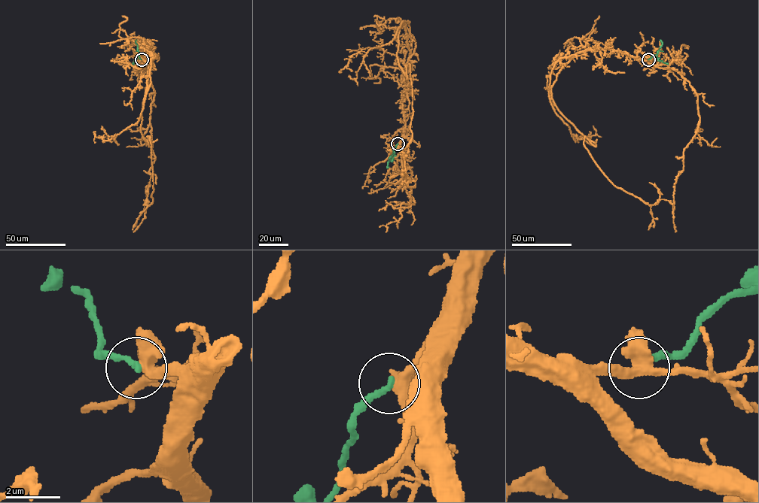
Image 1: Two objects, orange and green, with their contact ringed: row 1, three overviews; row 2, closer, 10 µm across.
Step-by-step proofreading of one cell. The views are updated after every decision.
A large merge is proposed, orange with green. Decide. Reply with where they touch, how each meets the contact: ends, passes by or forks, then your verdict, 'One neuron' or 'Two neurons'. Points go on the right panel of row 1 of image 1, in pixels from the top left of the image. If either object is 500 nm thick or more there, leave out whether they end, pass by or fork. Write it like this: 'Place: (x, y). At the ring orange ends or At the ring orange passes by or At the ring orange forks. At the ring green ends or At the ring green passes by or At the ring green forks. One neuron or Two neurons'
Place: (648, 59). At the ring orange forks. At the ring green ends. Two neurons

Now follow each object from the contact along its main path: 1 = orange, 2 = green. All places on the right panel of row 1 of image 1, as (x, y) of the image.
1: (648, 59), (580, 52), (551, 97), (614, 185), (672, 204), (675, 231)
2: (648, 59), (656, 54), (662, 43), (659, 39)

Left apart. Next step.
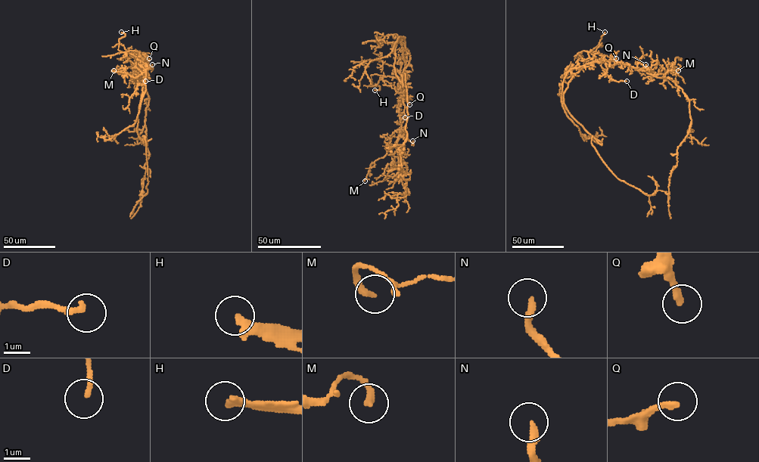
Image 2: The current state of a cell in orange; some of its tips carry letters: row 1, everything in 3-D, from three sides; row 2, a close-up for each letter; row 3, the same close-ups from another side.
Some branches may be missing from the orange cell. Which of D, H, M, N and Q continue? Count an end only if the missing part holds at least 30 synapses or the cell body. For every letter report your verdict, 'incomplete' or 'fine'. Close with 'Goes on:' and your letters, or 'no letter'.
D: fine
H: incomplete
M: fine
N: fine
Q: incomplete
Goes on: H, Q

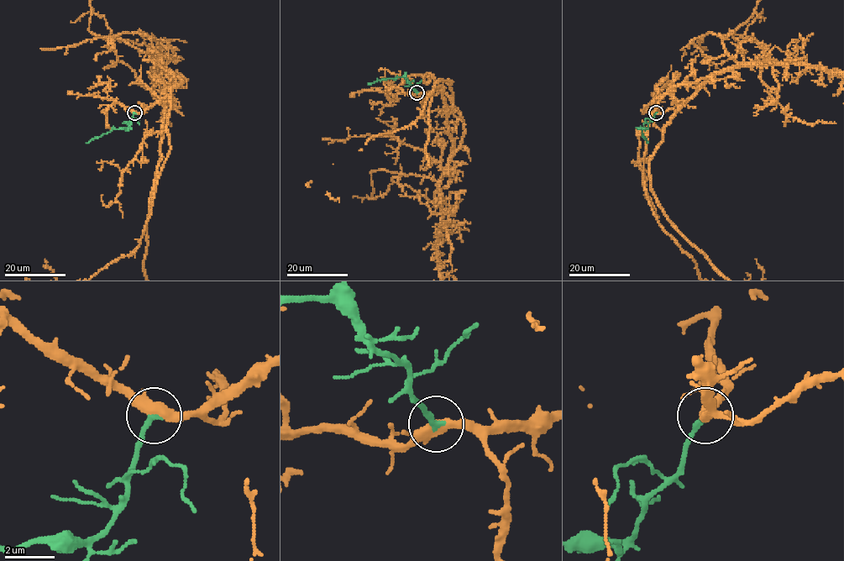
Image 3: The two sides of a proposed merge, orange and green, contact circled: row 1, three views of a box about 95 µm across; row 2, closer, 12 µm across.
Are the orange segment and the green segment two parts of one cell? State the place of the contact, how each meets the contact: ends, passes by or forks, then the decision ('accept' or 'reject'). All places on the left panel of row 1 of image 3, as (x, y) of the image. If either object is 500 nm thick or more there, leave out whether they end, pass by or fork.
place (134, 112); orange passes by; green ends; accept

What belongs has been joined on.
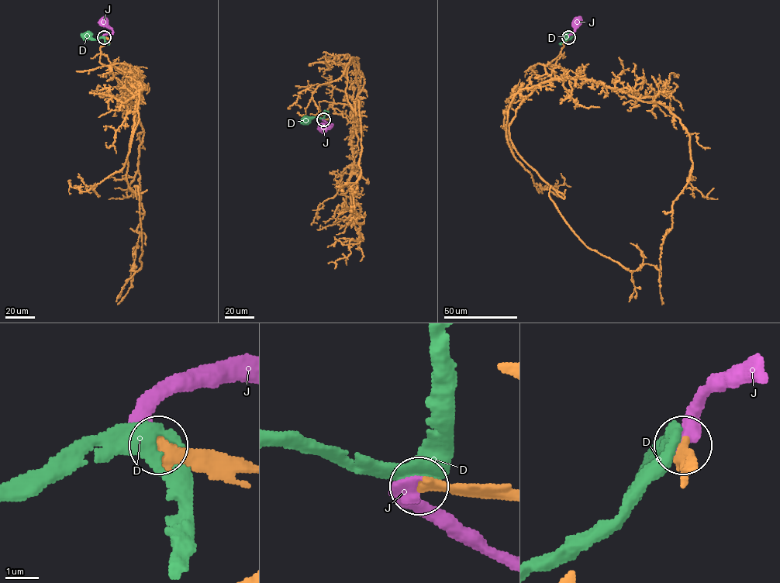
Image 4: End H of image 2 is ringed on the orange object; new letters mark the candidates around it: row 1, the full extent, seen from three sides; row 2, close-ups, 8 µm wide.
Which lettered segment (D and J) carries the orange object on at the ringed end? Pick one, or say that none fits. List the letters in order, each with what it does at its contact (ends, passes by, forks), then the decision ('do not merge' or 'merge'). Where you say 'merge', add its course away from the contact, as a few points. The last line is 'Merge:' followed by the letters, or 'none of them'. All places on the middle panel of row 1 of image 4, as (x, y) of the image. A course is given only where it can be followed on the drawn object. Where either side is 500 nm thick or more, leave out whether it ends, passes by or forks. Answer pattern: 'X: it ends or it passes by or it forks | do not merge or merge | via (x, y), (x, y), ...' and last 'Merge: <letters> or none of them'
D: do not merge
J: it ends | merge | via (323, 119), (332, 124), (327, 129), (323, 128)
Merge: J

